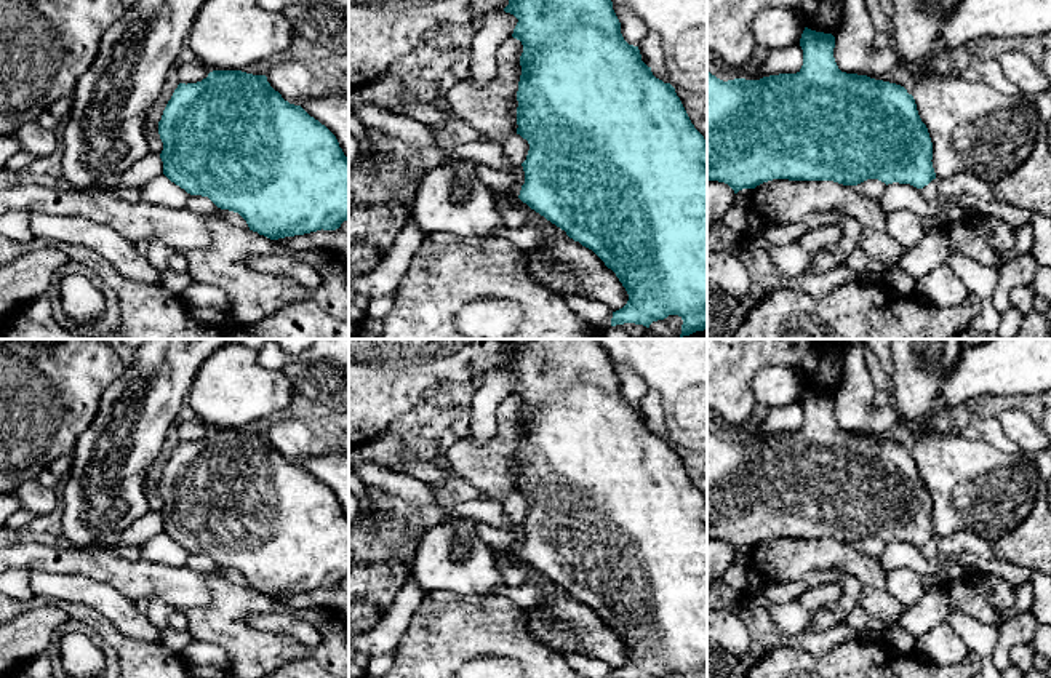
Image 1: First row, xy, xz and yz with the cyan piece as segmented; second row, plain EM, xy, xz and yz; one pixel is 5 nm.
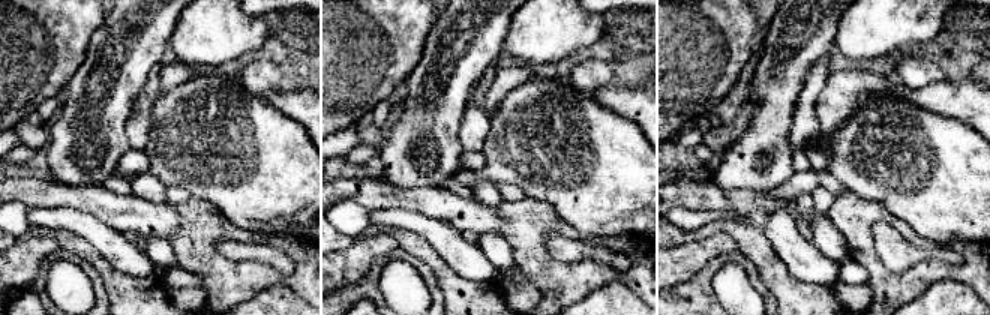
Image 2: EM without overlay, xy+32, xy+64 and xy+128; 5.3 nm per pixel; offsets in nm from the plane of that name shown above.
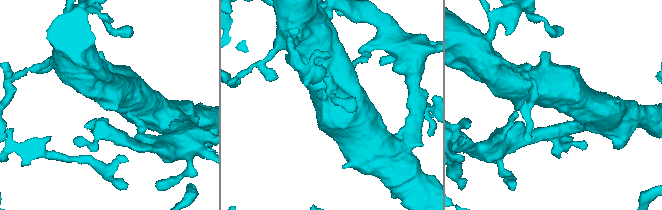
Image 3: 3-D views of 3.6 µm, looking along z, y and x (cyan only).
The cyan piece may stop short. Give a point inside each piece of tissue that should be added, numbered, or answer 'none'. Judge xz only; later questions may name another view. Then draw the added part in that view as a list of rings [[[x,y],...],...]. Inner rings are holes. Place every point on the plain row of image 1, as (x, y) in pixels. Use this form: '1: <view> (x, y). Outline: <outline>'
1: xz (511, 557). Outline: [[[496,550],[496,560],[498,558],[506,558],[509,564],[514,564],[518,561],[518,553],[514,553],[514,552],[498,552]]]

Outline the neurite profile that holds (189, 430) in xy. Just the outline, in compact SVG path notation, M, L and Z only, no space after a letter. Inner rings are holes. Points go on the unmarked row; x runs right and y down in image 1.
M197 417L178 424L179 441L197 441L206 437L210 429Z

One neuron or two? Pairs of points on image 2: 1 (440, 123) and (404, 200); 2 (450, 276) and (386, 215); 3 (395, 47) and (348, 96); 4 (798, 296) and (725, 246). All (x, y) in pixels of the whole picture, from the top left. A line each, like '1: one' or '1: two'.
1: two
2: two
3: one
4: two

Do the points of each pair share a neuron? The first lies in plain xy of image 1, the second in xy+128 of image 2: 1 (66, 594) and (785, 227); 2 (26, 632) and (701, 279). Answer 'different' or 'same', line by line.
1: same
2: different

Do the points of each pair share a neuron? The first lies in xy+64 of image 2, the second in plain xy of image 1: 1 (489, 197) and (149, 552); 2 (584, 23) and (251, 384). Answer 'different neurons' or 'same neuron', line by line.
1: same neuron
2: same neuron

